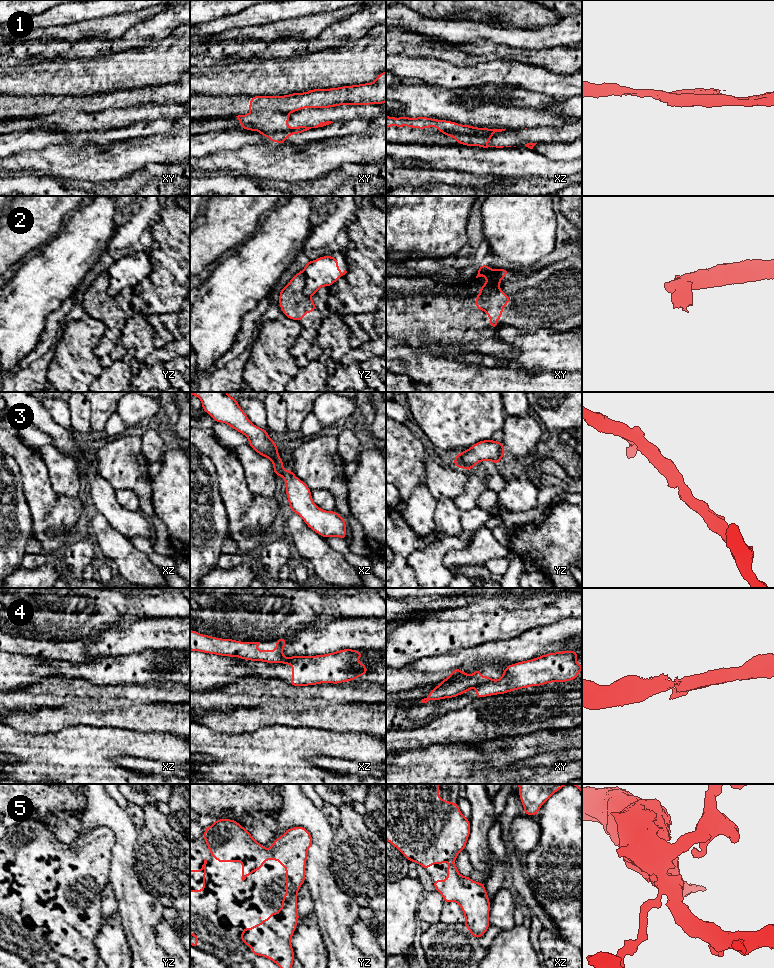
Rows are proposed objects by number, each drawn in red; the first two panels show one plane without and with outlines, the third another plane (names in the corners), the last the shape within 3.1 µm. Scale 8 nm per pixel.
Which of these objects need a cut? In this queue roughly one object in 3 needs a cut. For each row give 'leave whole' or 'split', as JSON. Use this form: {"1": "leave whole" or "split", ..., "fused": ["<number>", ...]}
{"1": "split", "2": "split", "3": "leave whole", "4": "split", "5": "leave whole", "fused": ["1", "2", "4"]}

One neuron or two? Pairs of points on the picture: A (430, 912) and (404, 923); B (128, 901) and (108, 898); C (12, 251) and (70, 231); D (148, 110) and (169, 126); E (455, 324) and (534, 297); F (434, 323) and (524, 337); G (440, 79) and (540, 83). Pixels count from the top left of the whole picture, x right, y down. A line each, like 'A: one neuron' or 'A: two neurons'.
A: two neurons
B: two neurons
C: two neurons
D: two neurons
E: one neuron
F: two neurons
G: one neuron

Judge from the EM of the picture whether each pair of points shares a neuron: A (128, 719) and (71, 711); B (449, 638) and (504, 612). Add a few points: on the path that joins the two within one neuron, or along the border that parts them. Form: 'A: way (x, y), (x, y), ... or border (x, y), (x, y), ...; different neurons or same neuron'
A: way (114, 716), (85, 713); same neuron
B: way (462, 627), (490, 618); same neuron

